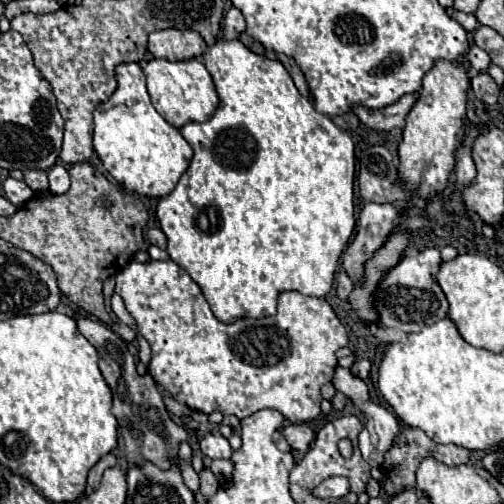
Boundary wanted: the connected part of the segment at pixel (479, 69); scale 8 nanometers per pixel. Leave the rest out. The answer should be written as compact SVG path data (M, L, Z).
M473 45L471 49L469 49L469 63L471 63L471 69L475 71L475 73L483 73L483 71L487 71L487 67L491 65L491 59L489 59L489 55L485 53L485 51L481 51L477 45Z

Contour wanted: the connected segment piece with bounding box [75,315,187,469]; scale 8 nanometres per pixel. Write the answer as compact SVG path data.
M75 315L75 321L79 333L99 353L99 369L113 391L113 415L119 421L119 433L125 441L125 459L129 467L143 467L149 461L159 469L169 469L173 459L177 457L179 445L187 439L187 433L183 427L171 421L155 381L137 375L135 359L127 351L127 343L107 325L81 315Z

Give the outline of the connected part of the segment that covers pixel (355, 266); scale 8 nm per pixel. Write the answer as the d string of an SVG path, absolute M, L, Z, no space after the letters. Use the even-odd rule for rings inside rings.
M365 203L357 219L357 231L343 253L343 269L349 273L353 281L361 279L365 269L365 261L385 243L385 237L393 231L399 221L401 205L379 205Z

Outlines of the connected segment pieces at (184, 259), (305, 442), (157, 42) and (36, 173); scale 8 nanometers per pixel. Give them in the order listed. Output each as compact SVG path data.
M219 39L203 55L203 65L207 67L207 71L213 77L213 83L215 83L215 89L217 89L217 95L219 95L219 107L209 121L189 123L181 129L181 135L185 137L185 141L193 149L193 159L189 163L189 169L181 175L177 187L157 203L157 219L159 219L159 225L161 225L163 233L167 235L169 257L181 269L185 269L193 277L193 281L197 281L197 285L201 287L207 303L211 305L213 315L217 319L221 319L223 323L233 323L233 321L243 319L243 317L255 317L257 319L257 317L273 315L275 305L277 305L277 295L283 293L283 291L299 291L299 293L311 295L311 297L327 295L331 291L331 285L333 285L339 255L343 253L343 249L345 249L345 245L347 245L347 241L349 241L349 237L353 235L353 229L355 229L353 179L356 176L356 158L353 155L351 135L341 131L329 117L317 113L309 99L303 99L303 95L293 85L293 79L285 71L285 67L281 65L281 61L267 59L263 55L255 55L253 51L249 51L237 39L235 41Z
M299 423L299 425L285 425L283 431L281 431L287 439L287 443L291 445L291 449L297 449L301 453L307 453L311 441L315 439L315 433L305 425L305 423Z
M163 29L149 35L147 49L155 57L161 57L167 61L185 61L185 59L201 57L207 51L207 43L197 31L181 33L177 29Z
M33 169L25 175L25 183L33 189L33 191L47 191L49 189L49 179L47 179L47 171L39 171L39 169Z

